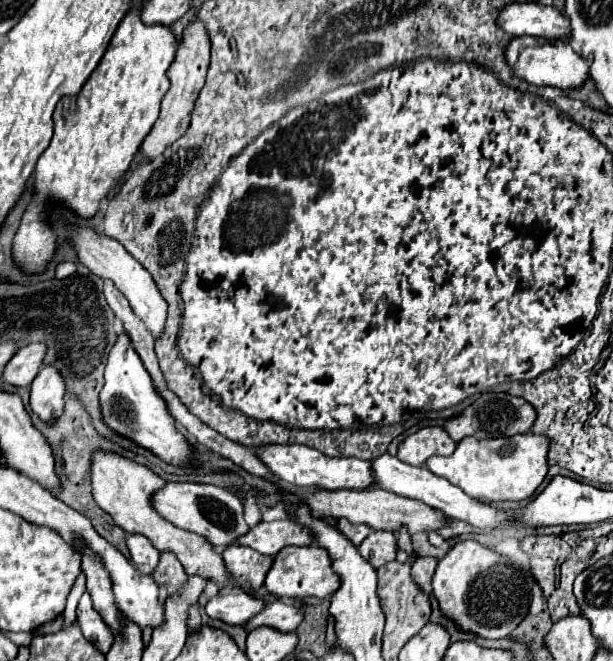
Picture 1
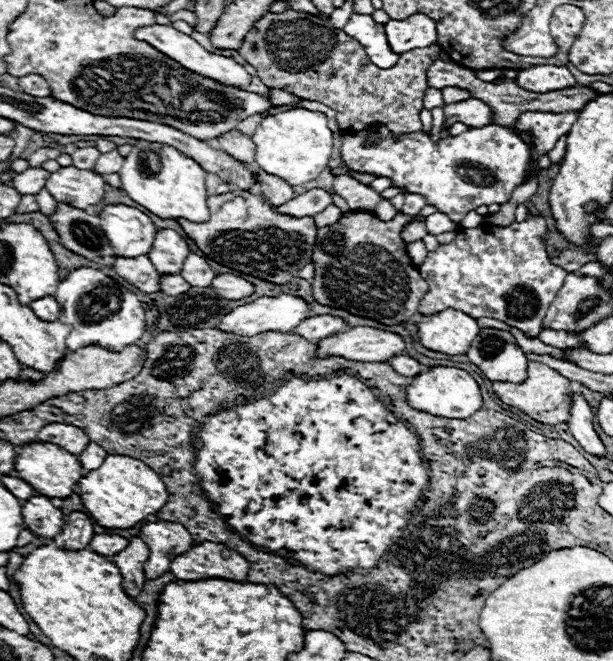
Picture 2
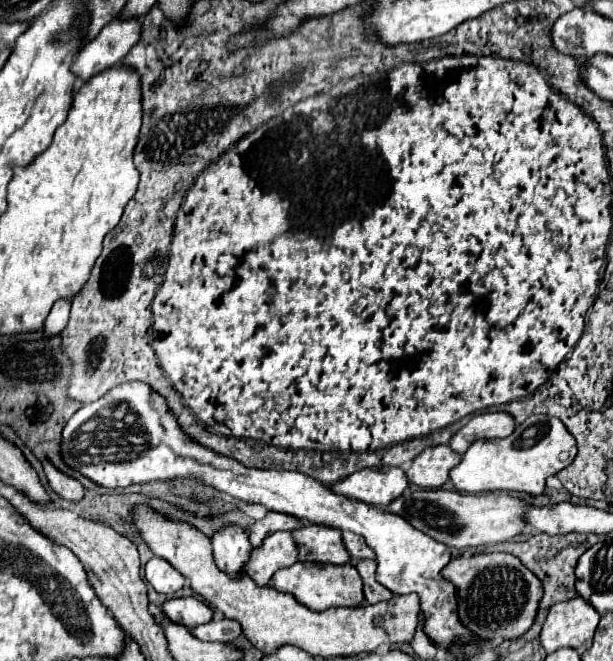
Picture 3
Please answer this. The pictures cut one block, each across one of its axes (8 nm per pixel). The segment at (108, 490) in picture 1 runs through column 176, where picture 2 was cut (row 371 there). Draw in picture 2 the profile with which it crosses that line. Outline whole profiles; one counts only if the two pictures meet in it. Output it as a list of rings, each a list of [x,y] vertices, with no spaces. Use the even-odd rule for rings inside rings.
[[[542,362],[528,364],[528,378],[524,380],[524,384],[496,382],[496,384],[492,384],[492,390],[498,394],[498,398],[502,402],[522,410],[524,414],[532,416],[534,420],[538,420],[542,424],[562,424],[562,422],[570,420],[570,408],[572,408],[572,396],[574,396],[574,392],[570,390],[570,380]]]

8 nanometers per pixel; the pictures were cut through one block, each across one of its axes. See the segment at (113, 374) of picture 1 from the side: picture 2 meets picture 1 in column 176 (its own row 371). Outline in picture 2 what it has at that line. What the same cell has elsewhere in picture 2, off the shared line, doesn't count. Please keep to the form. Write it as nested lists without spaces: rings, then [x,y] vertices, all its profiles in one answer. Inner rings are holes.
[[[432,366],[428,372],[418,374],[408,386],[408,404],[416,410],[428,414],[438,414],[444,418],[468,418],[482,408],[482,394],[478,382],[460,368]]]

